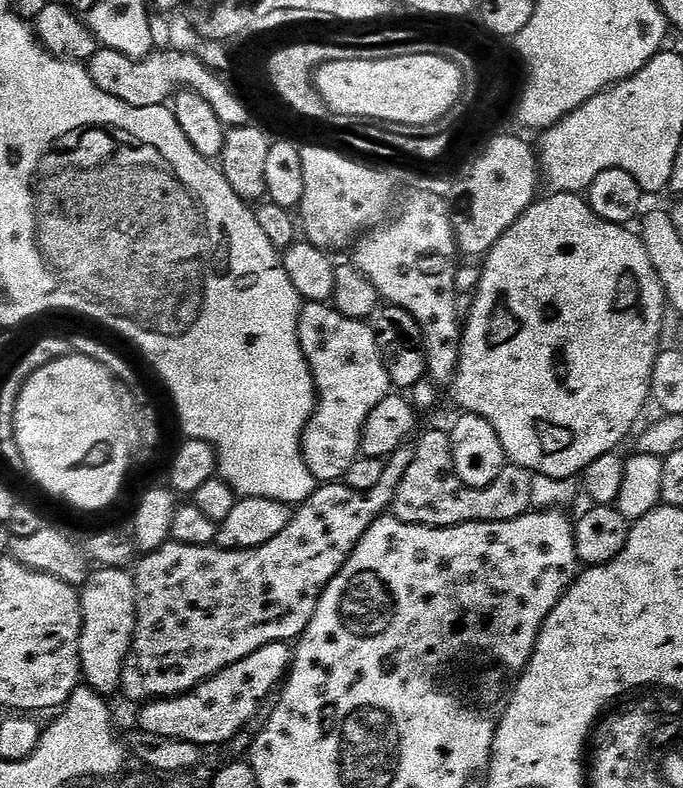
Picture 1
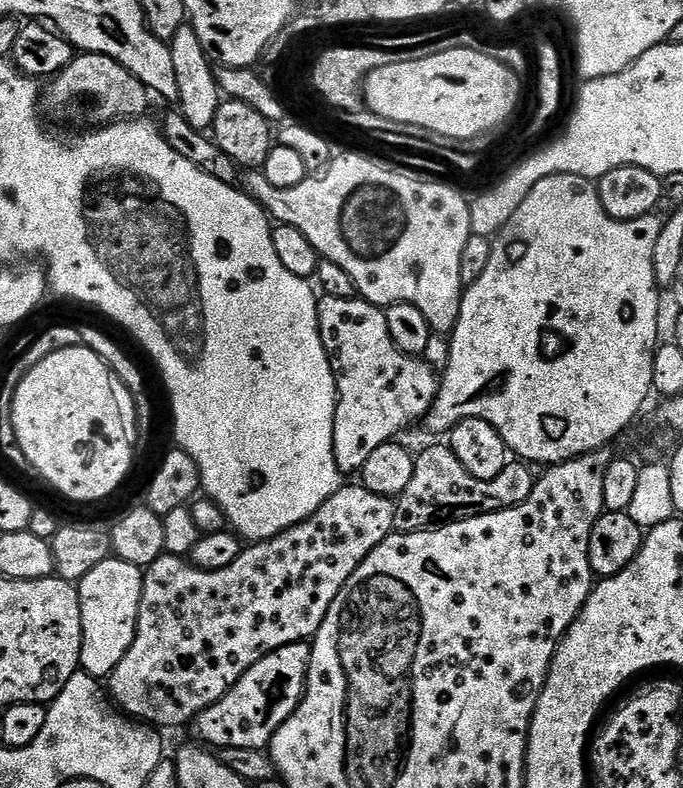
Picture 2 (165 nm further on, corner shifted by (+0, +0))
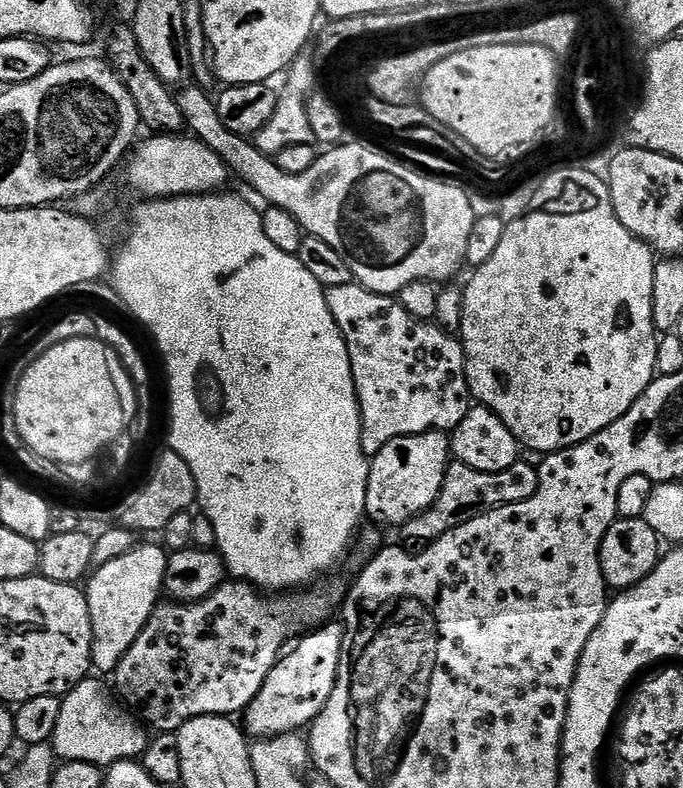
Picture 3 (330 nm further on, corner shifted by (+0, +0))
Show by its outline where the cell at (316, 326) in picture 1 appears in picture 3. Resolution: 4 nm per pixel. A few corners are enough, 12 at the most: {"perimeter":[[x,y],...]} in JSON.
{"perimeter":[[355,282],[324,297],[365,456],[451,433],[470,393],[451,331]]}

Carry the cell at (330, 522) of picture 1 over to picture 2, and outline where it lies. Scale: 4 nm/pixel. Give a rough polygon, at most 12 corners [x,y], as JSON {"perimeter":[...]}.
{"perimeter":[[341,486],[222,570],[143,569],[110,677],[127,715],[191,725],[311,641],[394,531]]}

